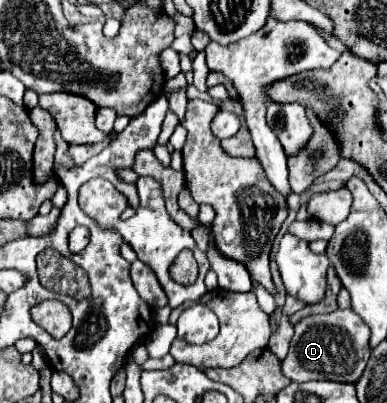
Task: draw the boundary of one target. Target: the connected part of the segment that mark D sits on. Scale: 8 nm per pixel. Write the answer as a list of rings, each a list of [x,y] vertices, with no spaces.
[[[338,309],[328,315],[310,315],[294,325],[294,337],[290,341],[288,357],[282,361],[282,371],[292,381],[350,381],[356,383],[368,361],[368,325],[352,311]]]

